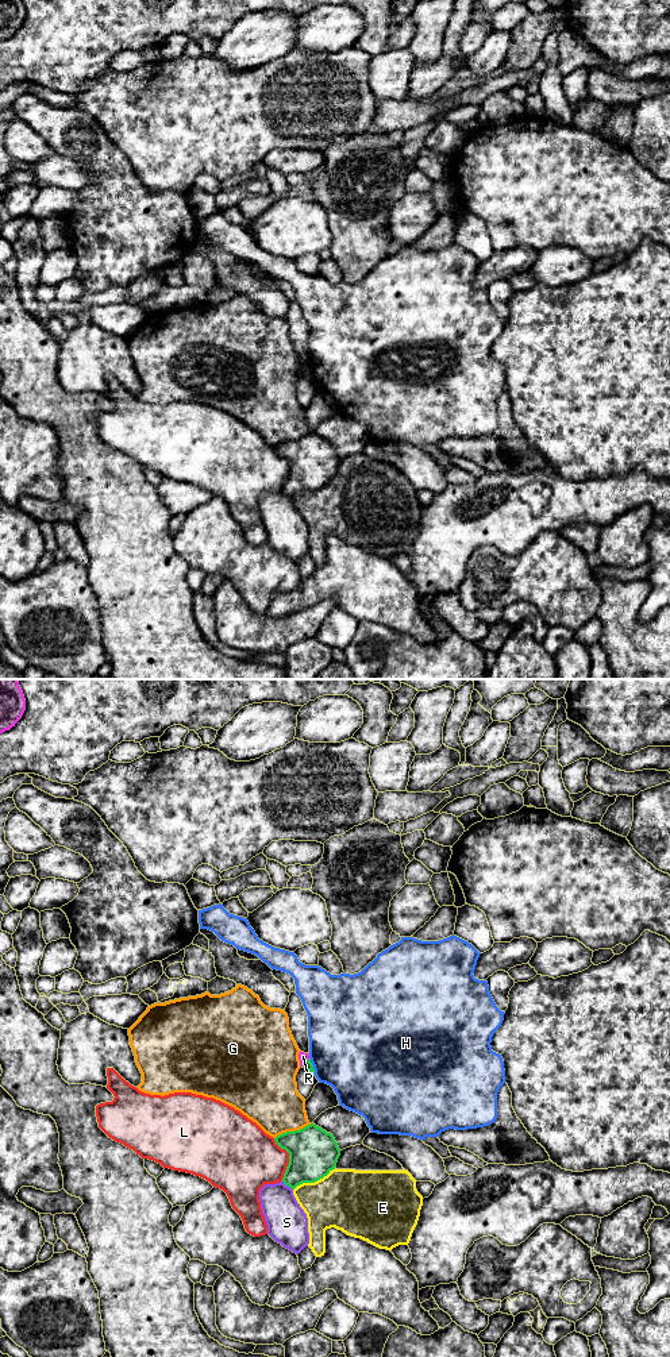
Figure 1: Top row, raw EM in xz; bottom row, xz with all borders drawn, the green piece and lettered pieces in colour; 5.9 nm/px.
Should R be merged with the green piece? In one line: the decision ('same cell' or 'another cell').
another cell

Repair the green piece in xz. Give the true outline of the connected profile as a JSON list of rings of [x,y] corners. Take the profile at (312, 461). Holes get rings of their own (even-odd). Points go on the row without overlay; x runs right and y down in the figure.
[[[315,432],[282,442],[274,450],[289,462],[289,473],[282,490],[292,498],[303,491],[315,491],[327,485],[335,478],[340,464],[334,444]]]

